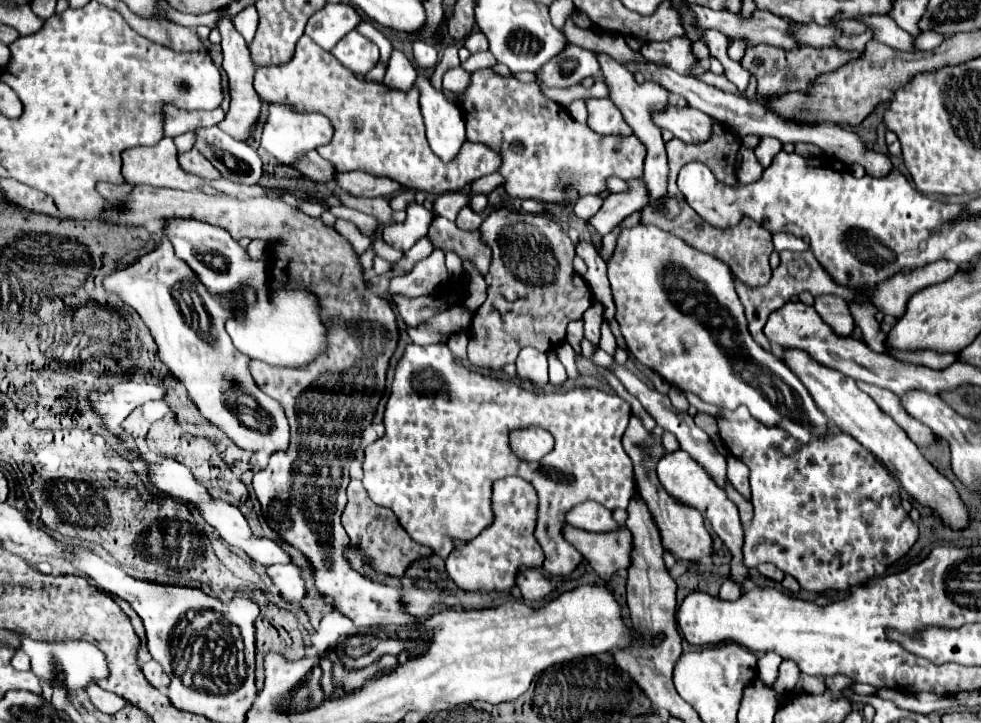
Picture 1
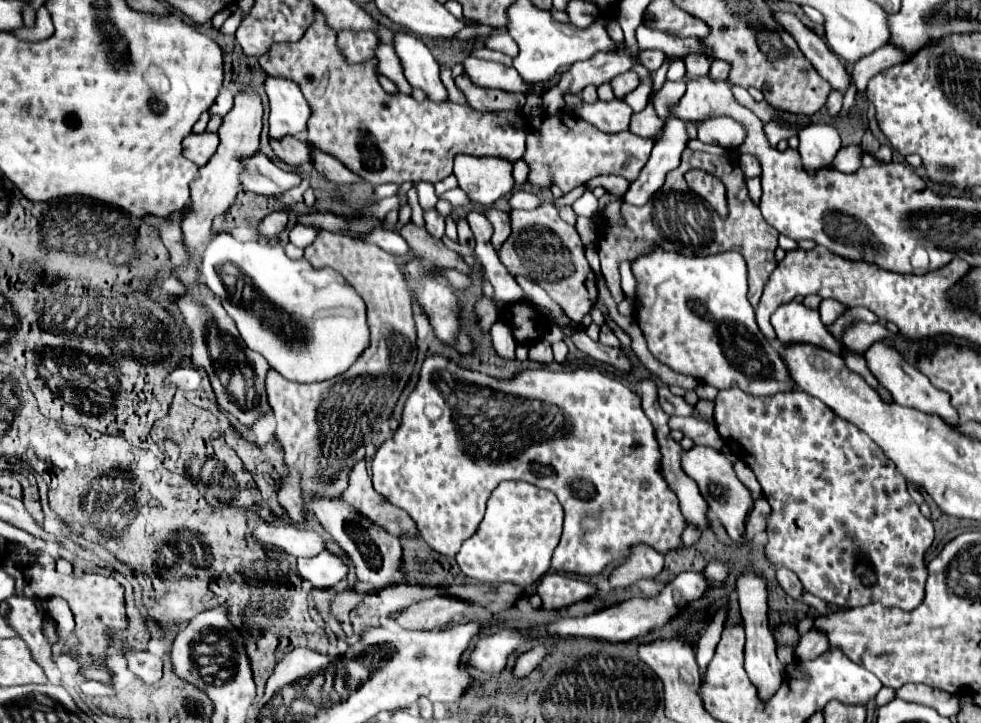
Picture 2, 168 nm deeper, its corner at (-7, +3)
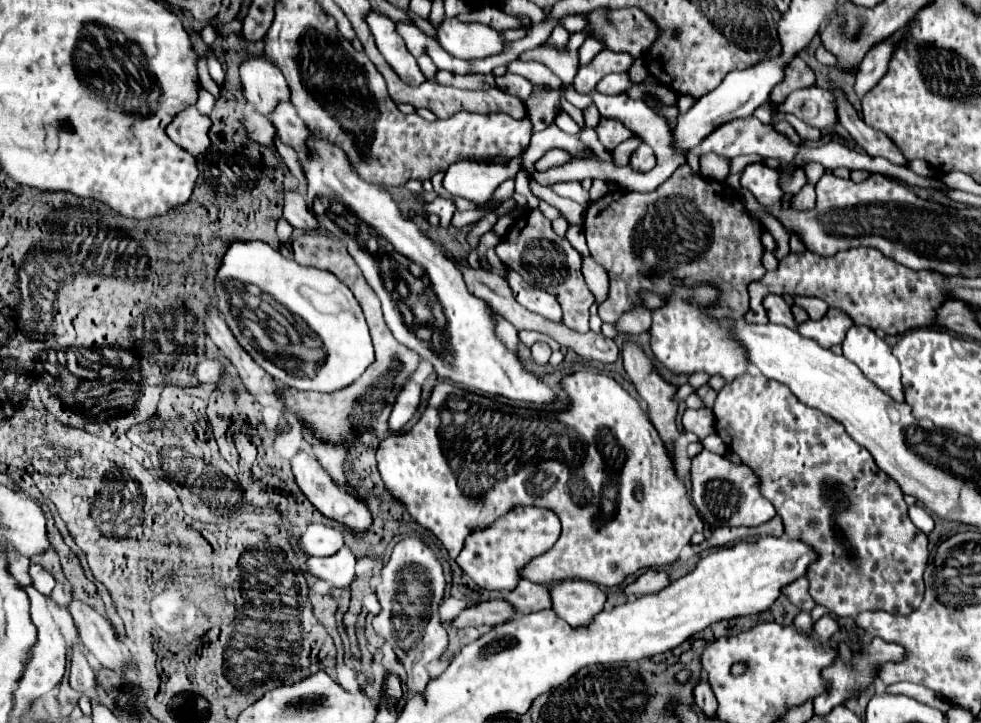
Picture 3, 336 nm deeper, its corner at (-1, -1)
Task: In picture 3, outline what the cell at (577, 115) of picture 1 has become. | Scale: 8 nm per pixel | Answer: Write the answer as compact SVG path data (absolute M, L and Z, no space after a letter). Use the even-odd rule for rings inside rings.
M609 74L597 84L597 92L601 94L621 94L631 86L627 74Z

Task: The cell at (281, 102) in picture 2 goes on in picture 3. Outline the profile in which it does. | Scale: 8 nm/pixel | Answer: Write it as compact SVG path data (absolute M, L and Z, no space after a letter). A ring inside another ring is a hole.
M249 56L239 66L245 98L253 110L269 116L279 100L289 100L289 84L265 56Z

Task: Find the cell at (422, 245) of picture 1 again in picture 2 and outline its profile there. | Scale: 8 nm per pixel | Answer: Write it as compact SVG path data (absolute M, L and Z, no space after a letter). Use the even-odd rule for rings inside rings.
M431 210L431 212L425 212L425 230L429 234L433 234L435 238L443 238L445 234L445 220L443 216L439 216L437 210Z

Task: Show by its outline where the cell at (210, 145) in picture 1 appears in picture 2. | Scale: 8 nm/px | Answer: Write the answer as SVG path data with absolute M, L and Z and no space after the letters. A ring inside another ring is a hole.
M261 150L249 158L239 158L243 172L239 176L241 188L255 194L279 194L301 182L301 176L295 172L279 170Z

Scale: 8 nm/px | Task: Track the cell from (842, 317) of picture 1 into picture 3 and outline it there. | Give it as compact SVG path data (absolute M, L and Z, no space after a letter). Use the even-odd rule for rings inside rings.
M797 296L797 298L793 298L793 302L795 302L797 306L801 306L801 308L805 308L807 314L809 314L809 318L822 318L828 310L827 303L819 298Z

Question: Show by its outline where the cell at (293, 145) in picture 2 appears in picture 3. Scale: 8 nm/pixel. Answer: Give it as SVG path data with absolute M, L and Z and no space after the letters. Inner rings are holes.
M249 112L243 116L243 124L245 124L245 130L251 140L255 140L263 146L271 146L273 136L275 136L275 128L267 116L261 116L257 112Z

